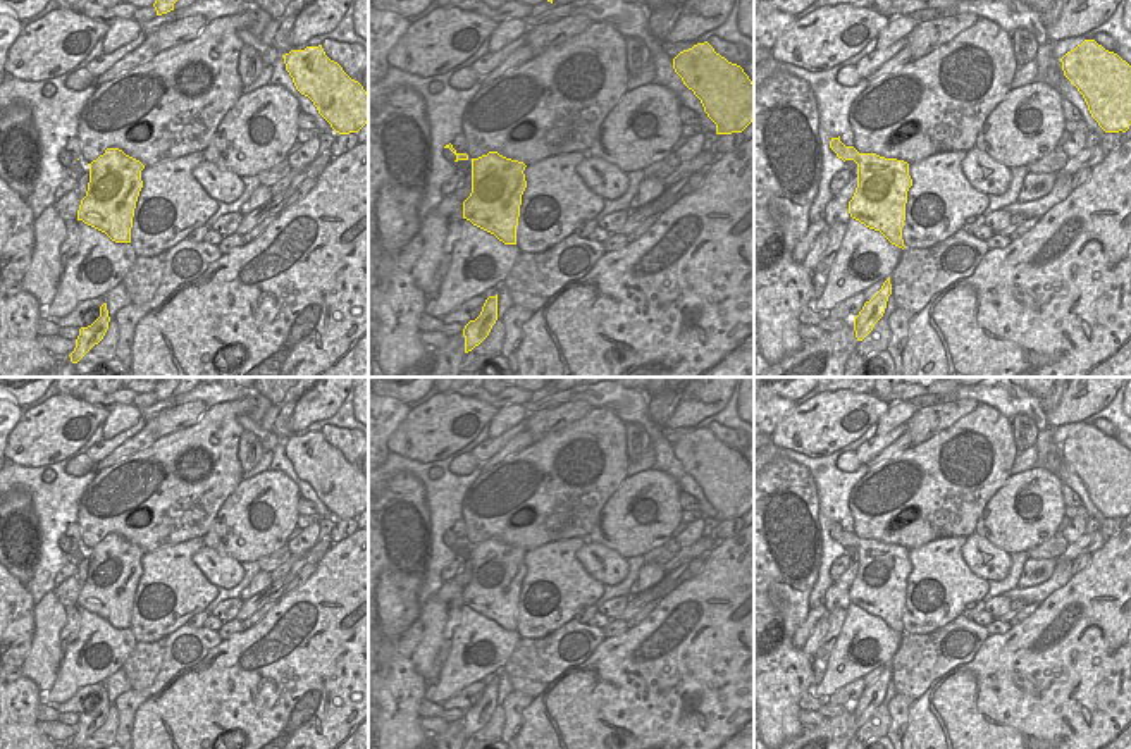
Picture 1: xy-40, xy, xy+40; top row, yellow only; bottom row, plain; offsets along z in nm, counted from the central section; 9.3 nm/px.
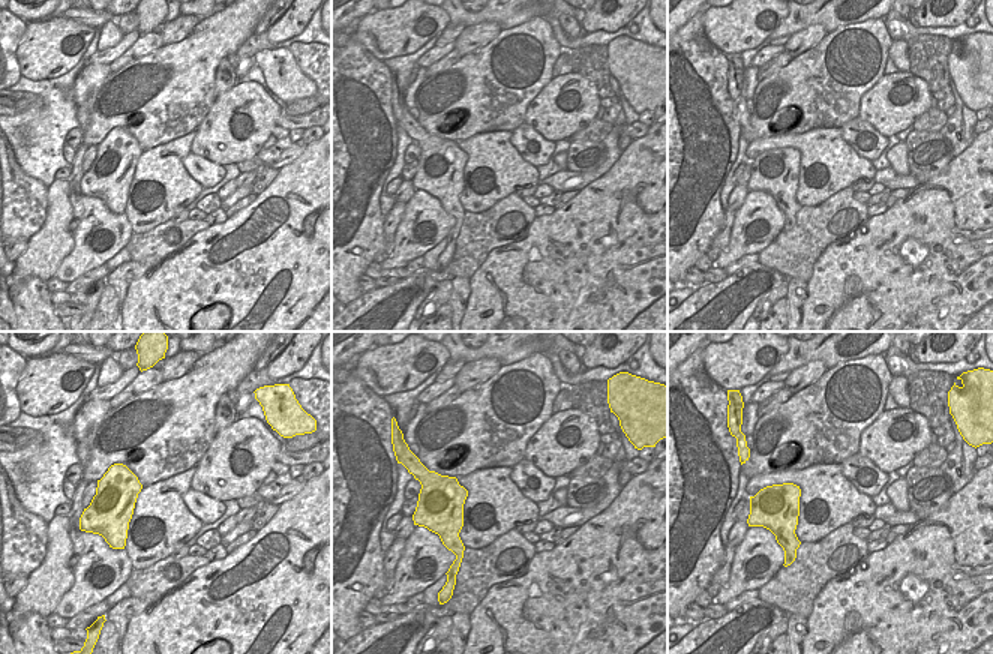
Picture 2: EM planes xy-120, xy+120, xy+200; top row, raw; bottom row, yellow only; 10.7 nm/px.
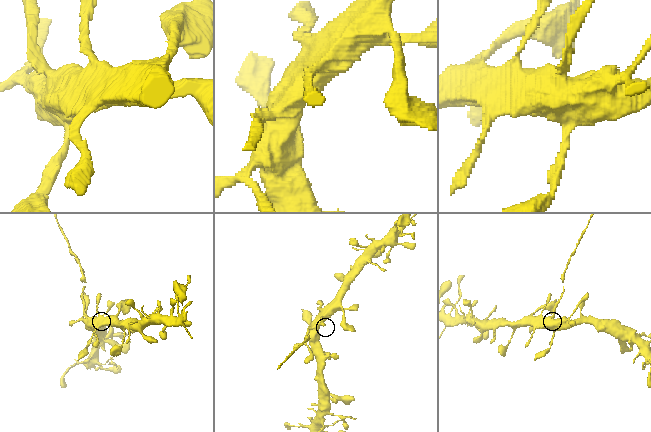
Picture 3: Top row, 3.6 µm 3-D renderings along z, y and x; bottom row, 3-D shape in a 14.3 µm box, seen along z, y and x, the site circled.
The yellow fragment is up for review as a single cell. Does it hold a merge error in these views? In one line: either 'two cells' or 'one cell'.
two cells

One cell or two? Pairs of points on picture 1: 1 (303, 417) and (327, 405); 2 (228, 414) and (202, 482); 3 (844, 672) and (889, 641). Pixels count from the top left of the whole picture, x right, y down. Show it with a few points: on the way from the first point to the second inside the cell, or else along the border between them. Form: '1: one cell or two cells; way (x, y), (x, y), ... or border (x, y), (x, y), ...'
1: one cell; way (309, 412), (315, 405), (322, 405)
2: one cell; way (217, 431), (216, 465)
3: one cell; way (846, 653), (846, 646), (858, 629), (870, 636)

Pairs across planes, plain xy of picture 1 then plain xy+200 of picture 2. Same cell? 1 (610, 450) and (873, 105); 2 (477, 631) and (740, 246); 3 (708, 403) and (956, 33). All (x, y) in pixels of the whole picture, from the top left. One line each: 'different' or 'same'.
1: different
2: same
3: different

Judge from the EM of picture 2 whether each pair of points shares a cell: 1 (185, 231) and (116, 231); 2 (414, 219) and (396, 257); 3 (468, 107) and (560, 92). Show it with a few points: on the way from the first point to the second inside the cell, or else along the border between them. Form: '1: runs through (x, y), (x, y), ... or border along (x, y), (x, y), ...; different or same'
1: border along (132, 231), (125, 246); different
2: runs through (413, 228), (413, 239), (405, 248); same
3: border along (552, 77), (528, 105), (524, 122); different

